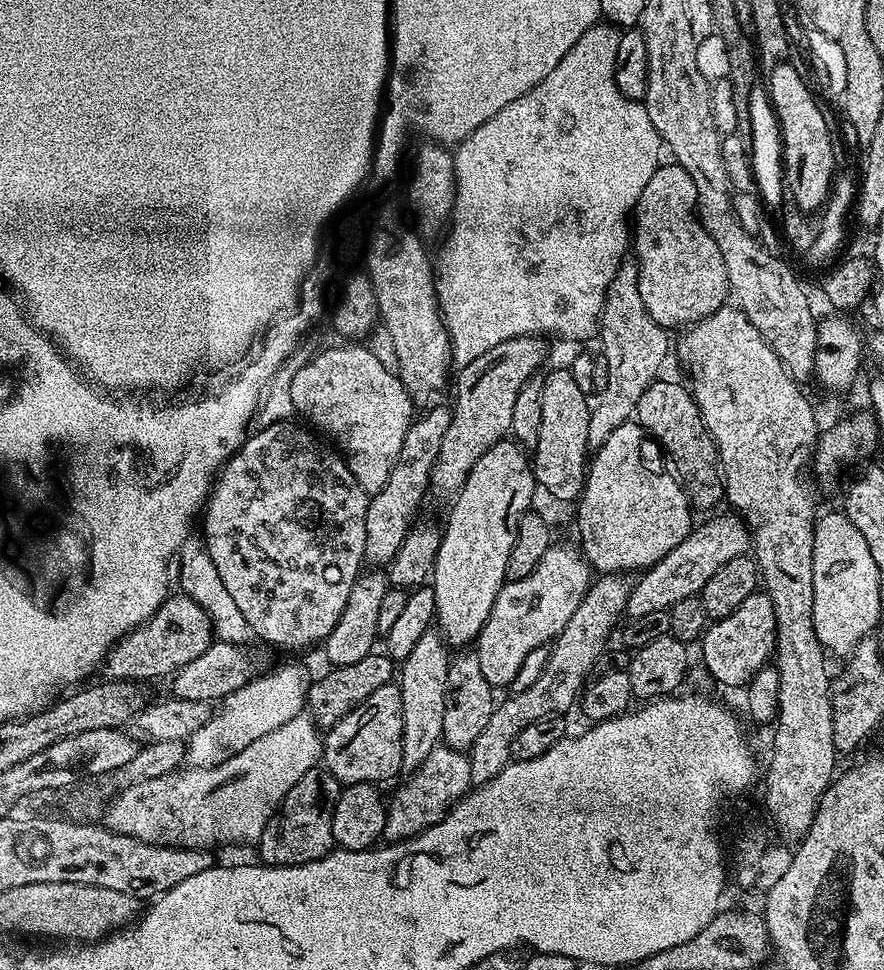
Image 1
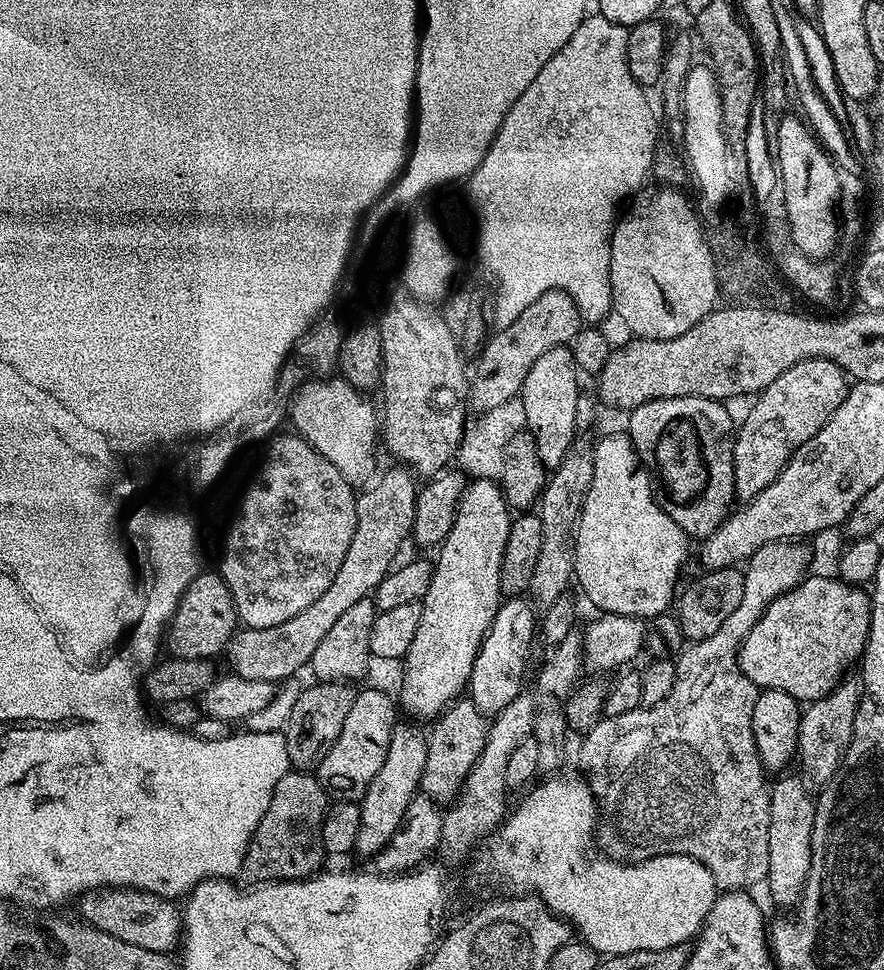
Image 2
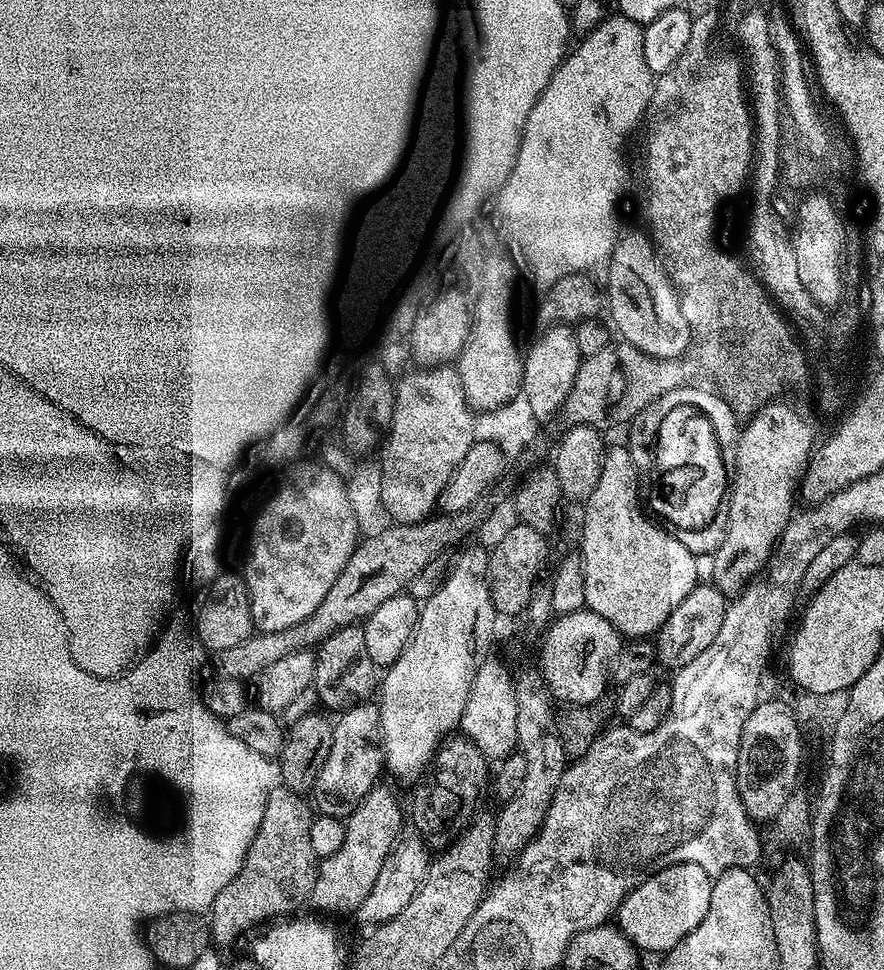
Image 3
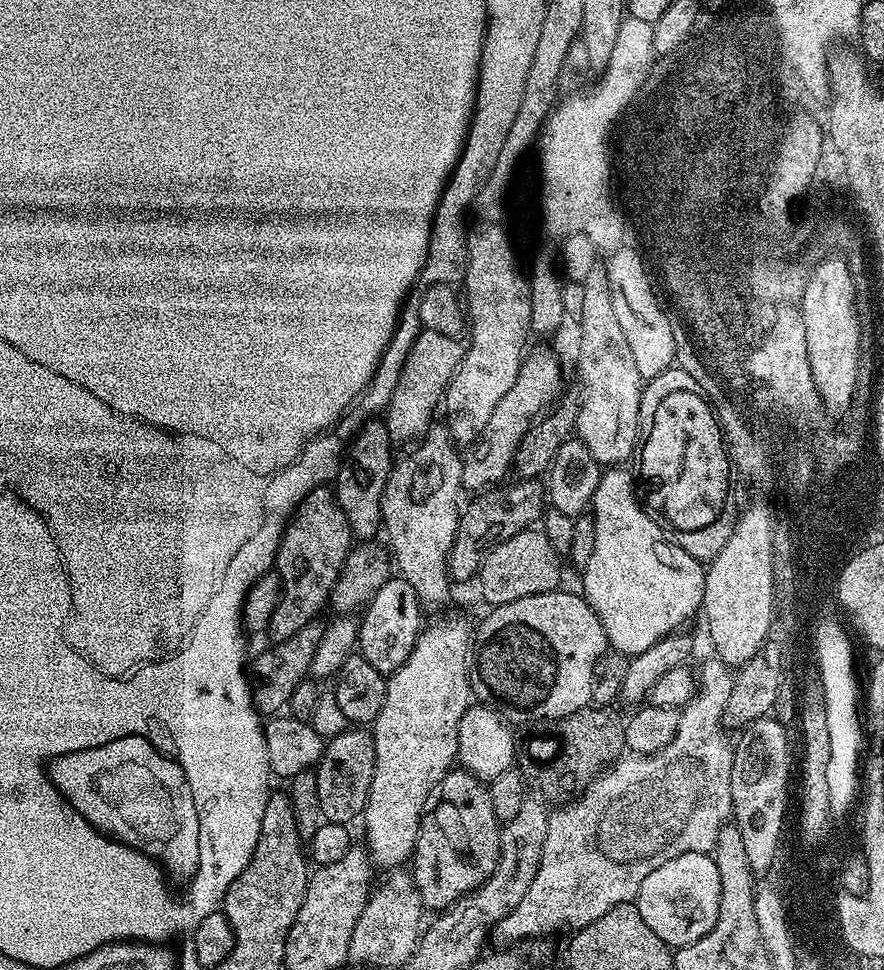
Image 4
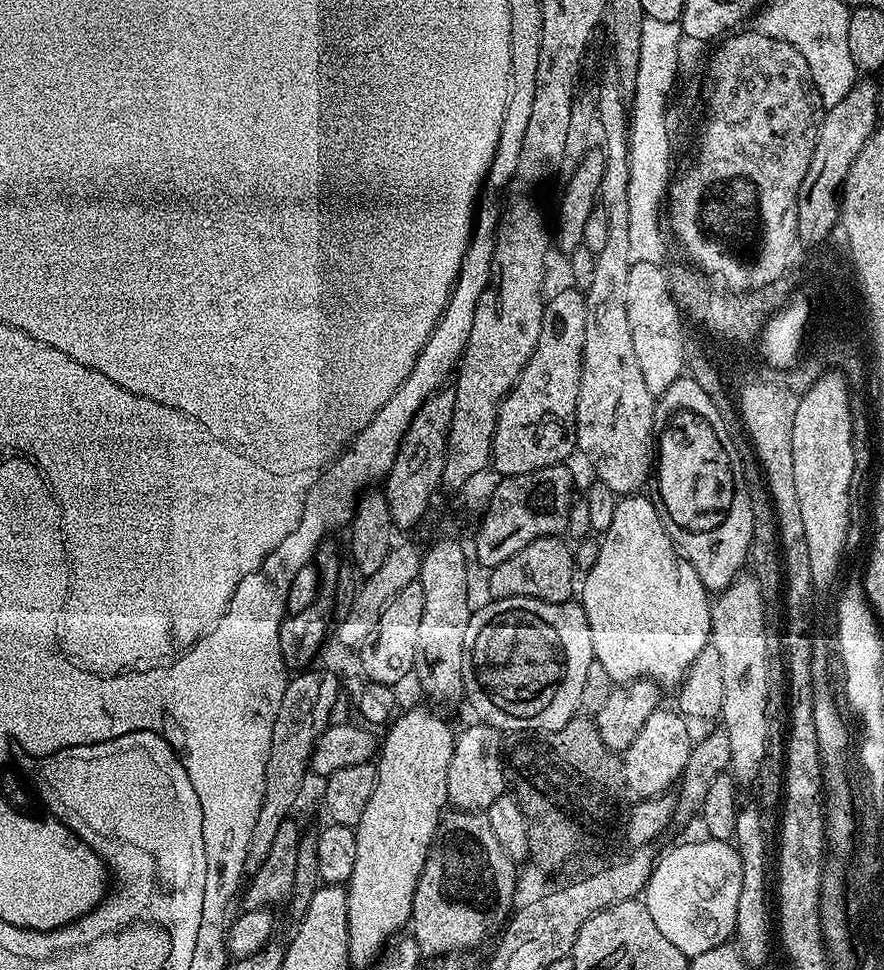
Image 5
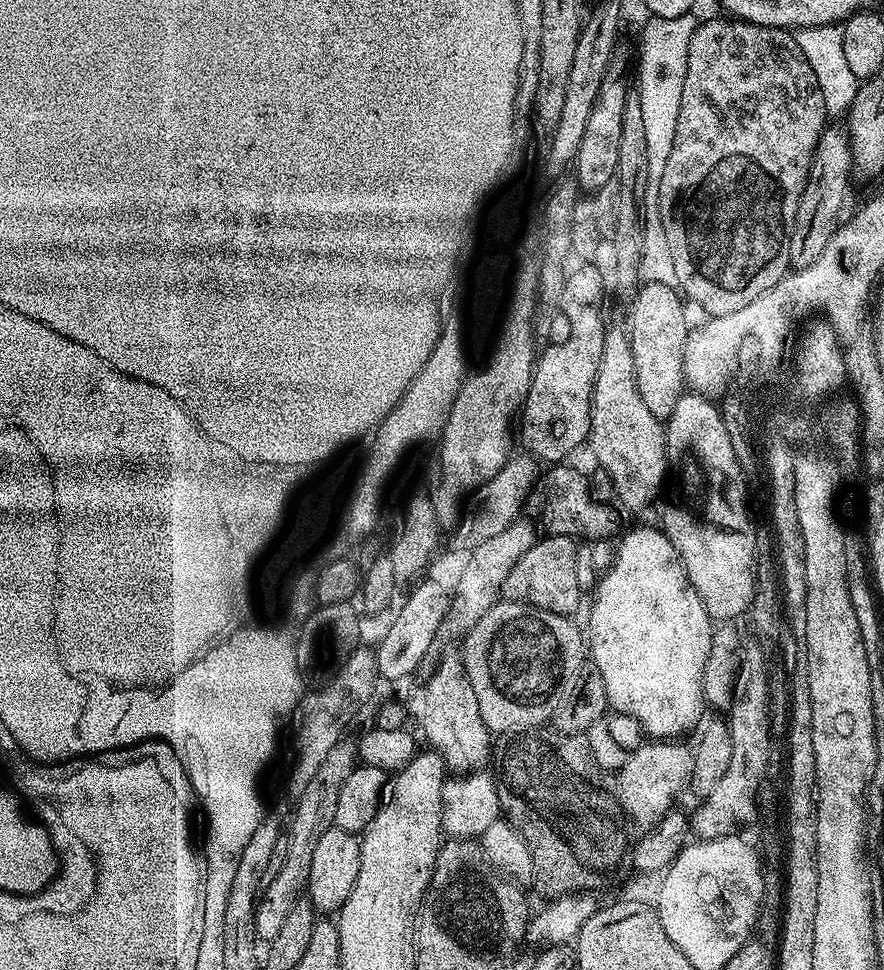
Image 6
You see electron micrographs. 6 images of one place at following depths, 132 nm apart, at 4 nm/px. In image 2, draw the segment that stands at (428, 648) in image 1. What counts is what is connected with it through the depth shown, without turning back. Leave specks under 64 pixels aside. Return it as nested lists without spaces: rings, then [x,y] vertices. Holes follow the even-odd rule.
[[[398,722],[390,734],[390,750],[386,754],[386,762],[374,774],[374,782],[366,790],[366,794],[359,800],[360,825],[355,851],[361,852],[368,858],[375,857],[388,845],[390,838],[400,828],[406,818],[406,810],[410,802],[418,795],[422,782],[422,774],[426,770],[426,754],[428,753],[428,737],[425,729],[420,729],[419,723],[404,724]]]

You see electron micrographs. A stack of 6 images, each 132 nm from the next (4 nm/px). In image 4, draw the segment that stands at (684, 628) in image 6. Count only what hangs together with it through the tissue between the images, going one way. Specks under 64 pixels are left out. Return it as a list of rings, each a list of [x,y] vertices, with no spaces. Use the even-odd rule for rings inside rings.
[[[612,466],[607,470],[601,471],[597,492],[594,493],[590,505],[590,515],[594,522],[594,554],[590,554],[590,562],[583,565],[582,568],[582,572],[584,572],[584,589],[582,589],[582,595],[584,599],[588,601],[588,605],[594,610],[596,617],[602,622],[609,645],[611,645],[615,651],[622,652],[625,656],[631,658],[642,654],[642,650],[650,650],[650,646],[654,646],[654,642],[658,642],[663,636],[673,635],[677,630],[683,629],[680,627],[682,627],[695,612],[697,615],[697,613],[701,611],[704,602],[704,573],[706,568],[701,561],[695,560],[690,554],[686,554],[686,550],[682,550],[677,544],[672,543],[672,541],[668,539],[665,529],[645,511],[641,501],[638,499],[637,489],[636,492],[632,489],[632,476],[626,469],[627,467],[624,466]]]

